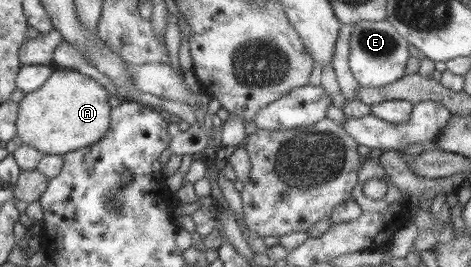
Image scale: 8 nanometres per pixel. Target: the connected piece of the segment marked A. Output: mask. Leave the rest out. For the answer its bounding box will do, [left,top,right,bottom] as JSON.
[16,68,109,155]

